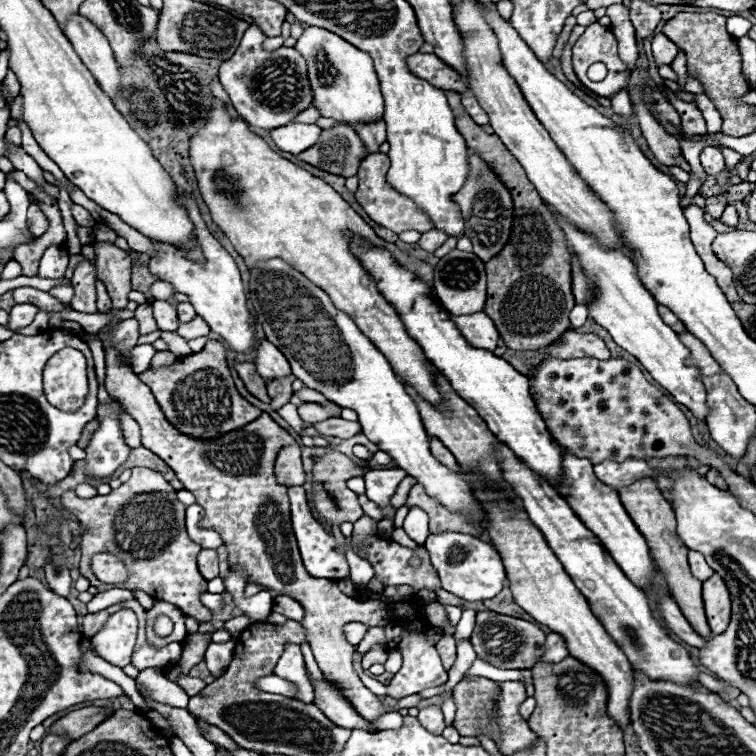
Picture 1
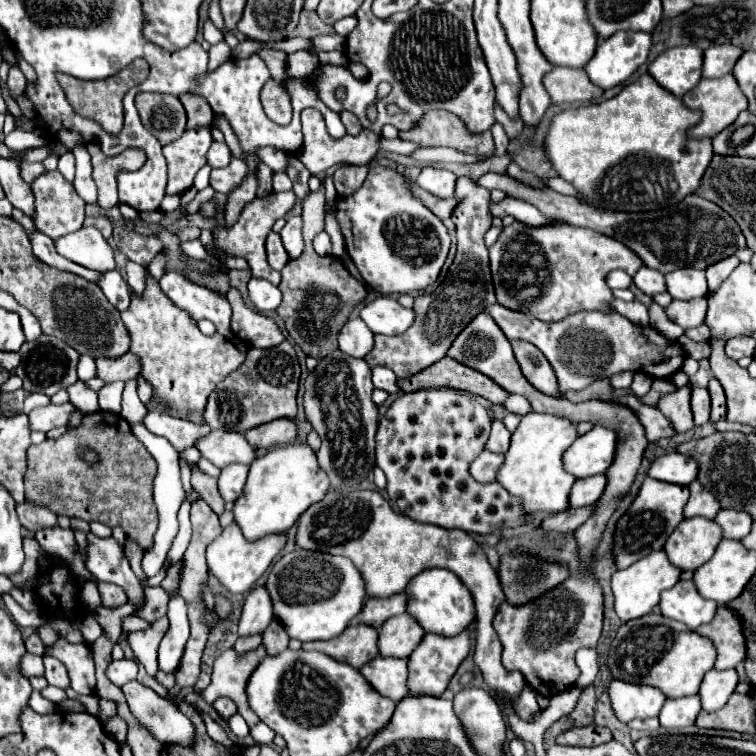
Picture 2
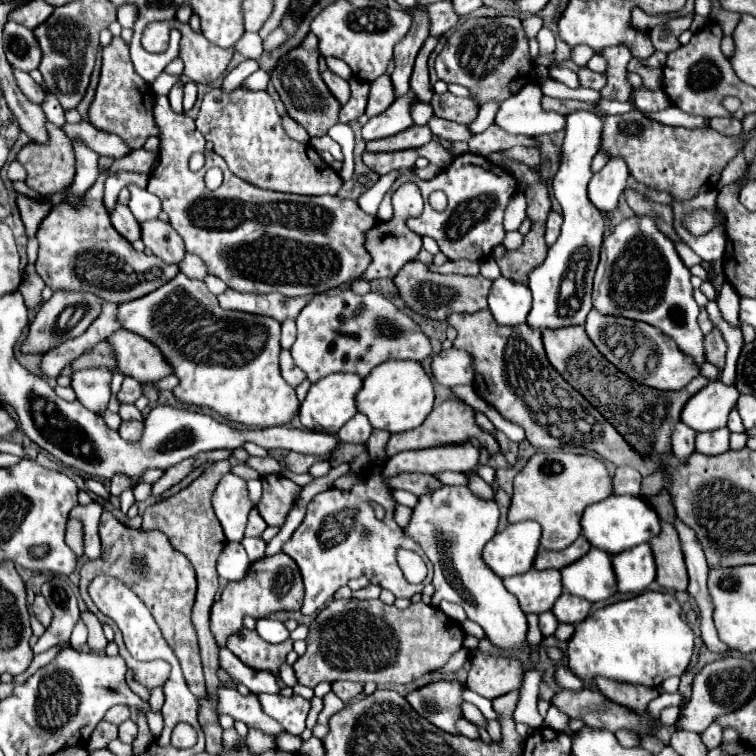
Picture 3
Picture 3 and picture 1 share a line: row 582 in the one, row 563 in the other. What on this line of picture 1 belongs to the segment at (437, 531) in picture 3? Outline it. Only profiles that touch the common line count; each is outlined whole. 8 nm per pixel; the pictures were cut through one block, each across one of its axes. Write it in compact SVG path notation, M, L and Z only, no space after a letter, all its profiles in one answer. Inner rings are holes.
M450 532L450 534L430 534L424 546L432 558L432 564L440 574L442 588L452 592L454 596L460 596L462 600L476 602L494 598L506 584L506 570L502 558L494 550L494 544L490 542L482 542L480 538L474 538L470 534Z

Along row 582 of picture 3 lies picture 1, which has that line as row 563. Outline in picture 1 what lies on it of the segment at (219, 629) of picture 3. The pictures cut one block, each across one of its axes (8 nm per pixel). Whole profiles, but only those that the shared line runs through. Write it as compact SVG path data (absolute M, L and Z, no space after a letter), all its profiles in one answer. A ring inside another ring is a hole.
M112 320L98 332L98 338L106 350L106 390L140 424L142 446L160 456L176 472L176 478L184 484L184 490L196 496L196 504L204 506L204 518L200 520L200 526L216 530L222 536L228 550L228 566L240 568L248 576L248 582L260 582L272 590L280 590L304 606L306 616L302 626L306 628L314 658L328 682L336 682L336 686L340 686L340 692L348 698L348 702L352 702L352 706L356 706L356 712L362 718L374 720L384 714L384 704L362 684L362 680L352 670L352 654L356 648L346 642L342 628L348 622L386 626L390 620L386 614L386 602L358 602L342 594L336 582L328 578L314 578L306 572L292 532L286 486L278 484L274 478L276 454L280 448L292 444L294 438L266 412L262 412L256 422L240 426L240 430L232 430L230 434L222 434L218 438L200 440L180 434L180 430L176 430L164 418L164 412L154 402L148 386L140 382L128 362L120 358L116 344L108 338L112 326L118 324L120 320Z

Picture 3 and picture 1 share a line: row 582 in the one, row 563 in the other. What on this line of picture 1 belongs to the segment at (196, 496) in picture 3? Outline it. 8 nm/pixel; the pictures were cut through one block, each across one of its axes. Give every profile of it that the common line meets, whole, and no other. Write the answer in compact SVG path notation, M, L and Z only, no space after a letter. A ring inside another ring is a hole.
M200 550L198 568L206 580L216 578L218 576L218 554L216 554L216 550Z

